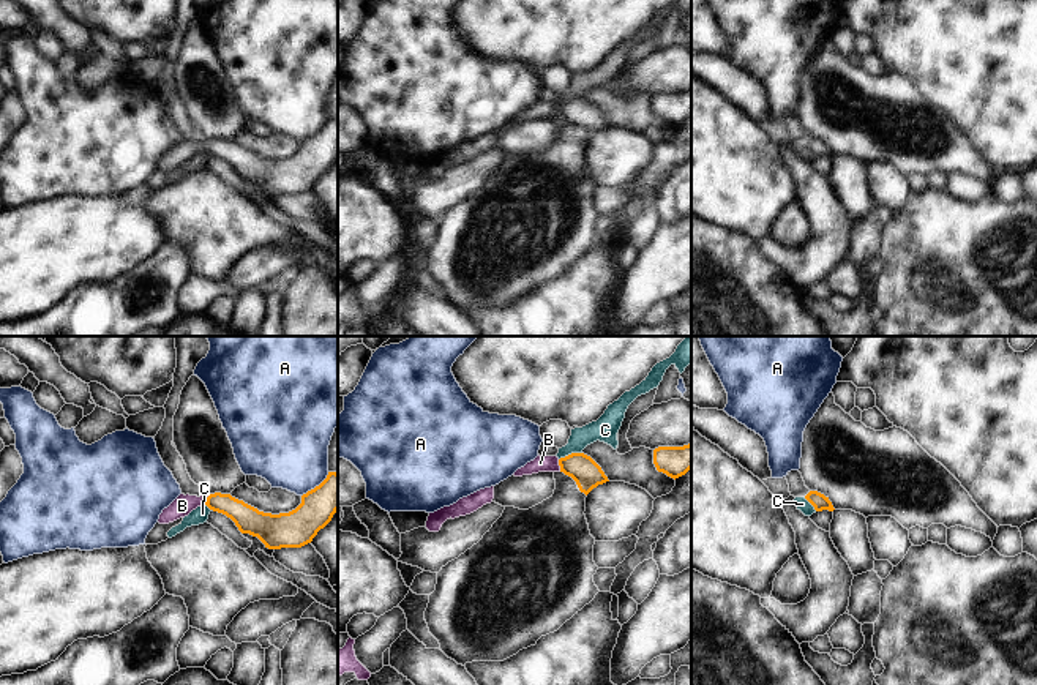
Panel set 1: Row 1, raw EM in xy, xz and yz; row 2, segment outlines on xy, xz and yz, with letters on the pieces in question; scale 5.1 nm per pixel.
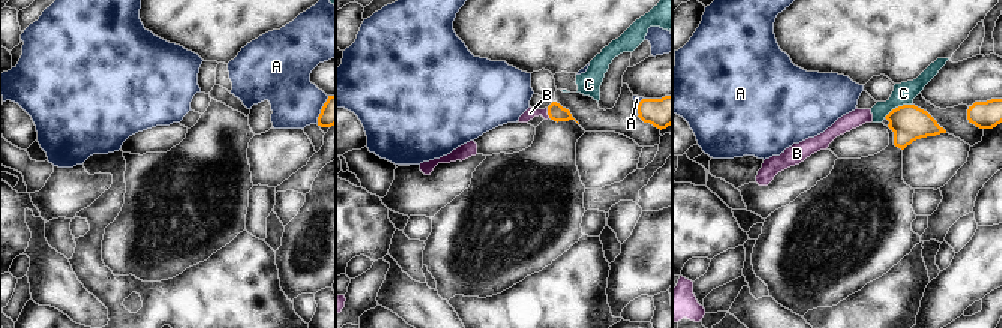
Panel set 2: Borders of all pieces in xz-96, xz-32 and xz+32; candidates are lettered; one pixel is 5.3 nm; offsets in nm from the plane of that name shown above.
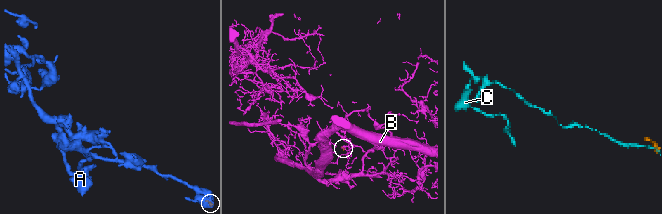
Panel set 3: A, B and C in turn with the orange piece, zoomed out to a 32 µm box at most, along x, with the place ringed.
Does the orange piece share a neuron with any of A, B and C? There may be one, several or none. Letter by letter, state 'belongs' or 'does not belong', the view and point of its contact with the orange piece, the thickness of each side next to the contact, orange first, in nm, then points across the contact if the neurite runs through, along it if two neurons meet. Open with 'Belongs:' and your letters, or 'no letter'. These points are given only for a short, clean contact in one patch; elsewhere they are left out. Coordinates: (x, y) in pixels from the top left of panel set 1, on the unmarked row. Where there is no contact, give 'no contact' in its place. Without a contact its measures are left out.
Belongs: B
A: does not belong | xy (316, 133) | 190/400 nm | along xy (329, 119), (302, 142)
B: belongs | xz (559, 111) | 150/80 nm | across xz (583, 116), (576, 111), (559, 111), (540, 109)
C: does not belong | xz (572, 100) | 150/130 nm | along xz (581, 98), (572, 98), (559, 106)

